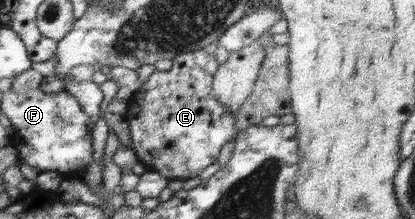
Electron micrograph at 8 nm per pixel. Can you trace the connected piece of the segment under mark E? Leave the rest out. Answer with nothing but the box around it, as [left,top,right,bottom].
[124,47,239,180]

